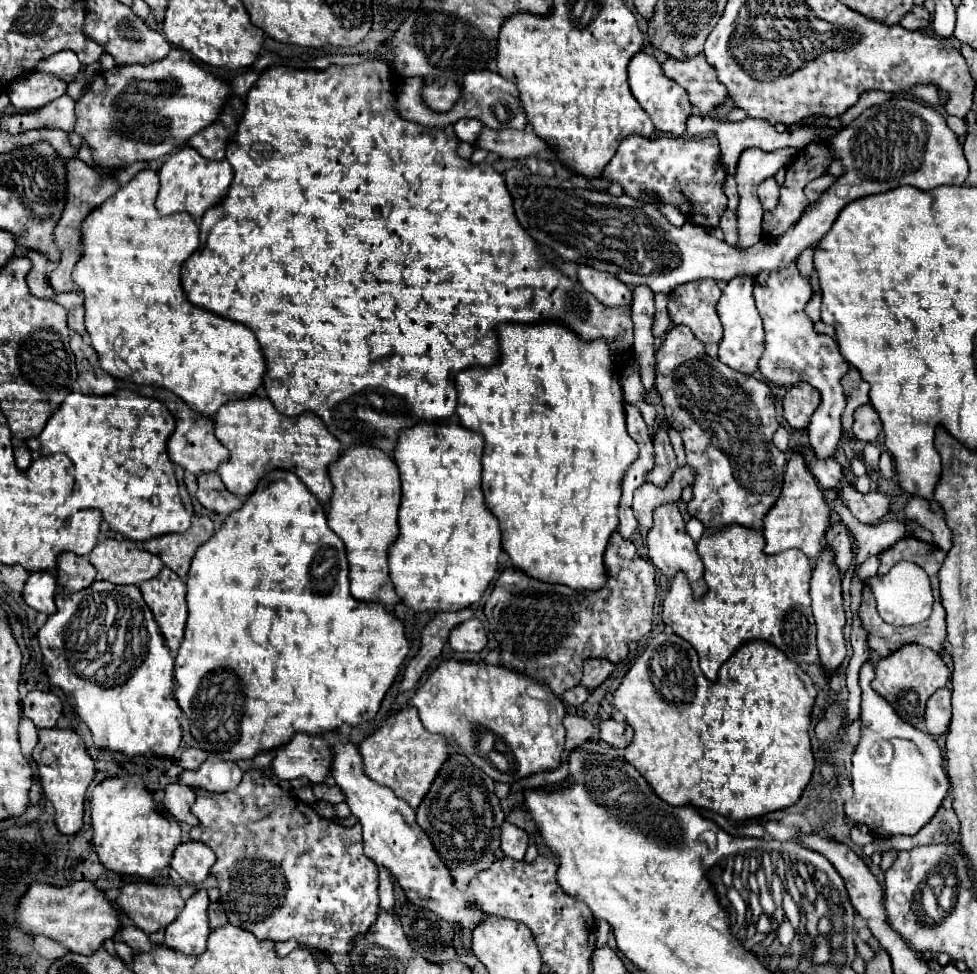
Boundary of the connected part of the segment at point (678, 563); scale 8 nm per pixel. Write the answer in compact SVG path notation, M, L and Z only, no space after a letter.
M672 501L672 503L664 503L660 507L656 507L654 511L654 525L652 529L648 531L648 537L646 537L646 543L648 543L648 557L650 561L668 577L672 579L678 571L684 571L692 589L694 589L694 597L700 597L704 595L704 591L708 591L706 587L706 581L704 581L704 565L698 557L698 551L696 551L696 543L692 541L692 537L686 533L684 529L684 519L682 519L682 513L678 509L678 501Z

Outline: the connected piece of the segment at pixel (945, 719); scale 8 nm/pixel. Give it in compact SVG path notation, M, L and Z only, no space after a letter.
M948 687L936 691L926 707L926 729L930 735L942 735L948 731L950 723L950 697L952 691Z

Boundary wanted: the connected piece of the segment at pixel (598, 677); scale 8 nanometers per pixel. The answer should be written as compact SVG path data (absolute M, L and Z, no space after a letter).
M586 659L584 661L584 675L582 675L582 685L586 689L596 689L602 685L602 681L614 671L614 665L606 659Z

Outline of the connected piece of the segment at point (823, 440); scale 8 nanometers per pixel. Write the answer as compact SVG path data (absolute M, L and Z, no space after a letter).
M796 263L782 271L760 273L756 277L754 281L756 309L764 321L766 331L766 347L760 359L760 373L766 381L782 387L792 387L800 381L806 381L822 393L821 403L813 413L806 431L816 459L832 459L842 439L840 415L846 407L846 397L840 379L848 371L848 363L840 355L838 343L832 337L814 333L812 321L804 313L804 305L810 299L810 295L812 285L798 273Z

